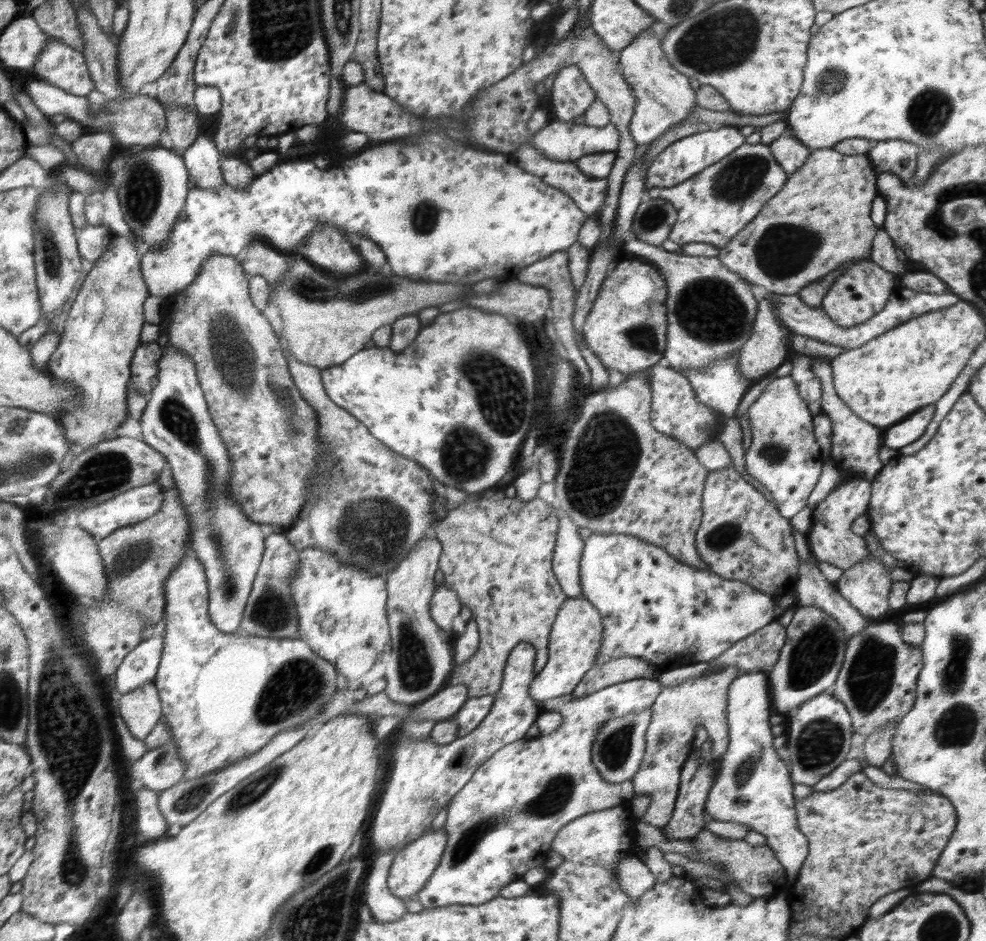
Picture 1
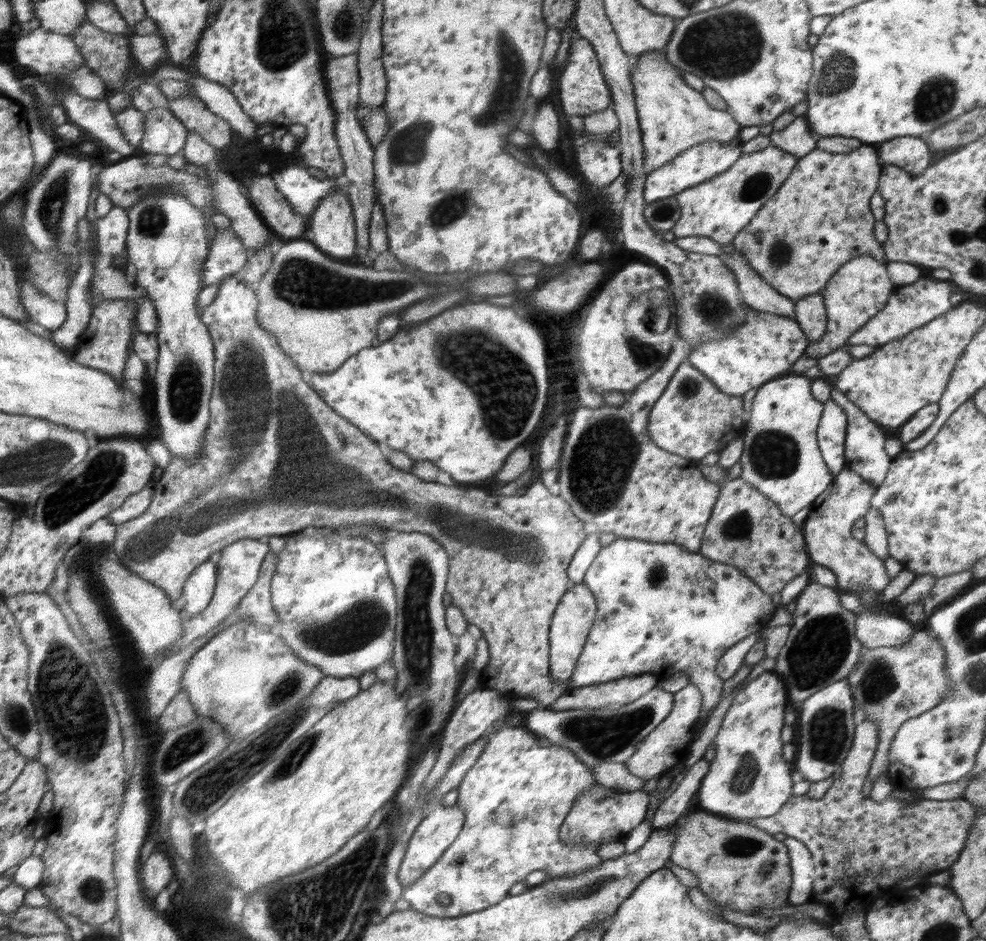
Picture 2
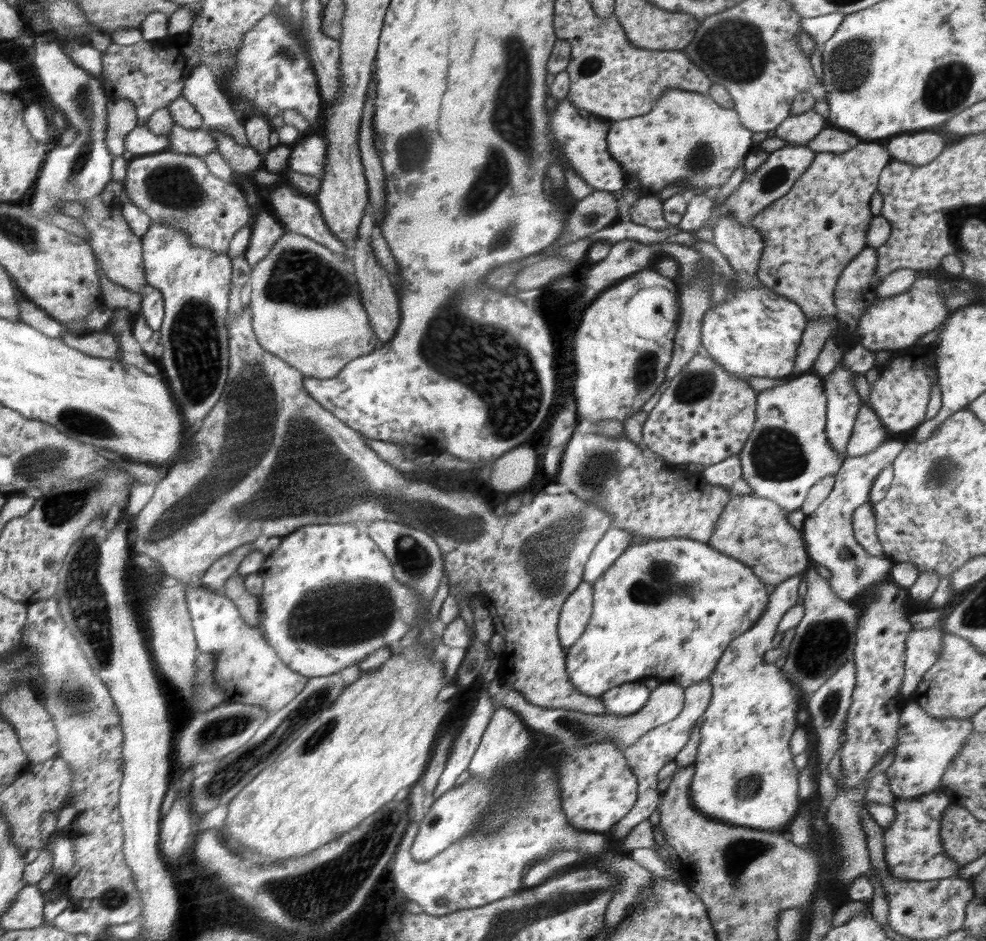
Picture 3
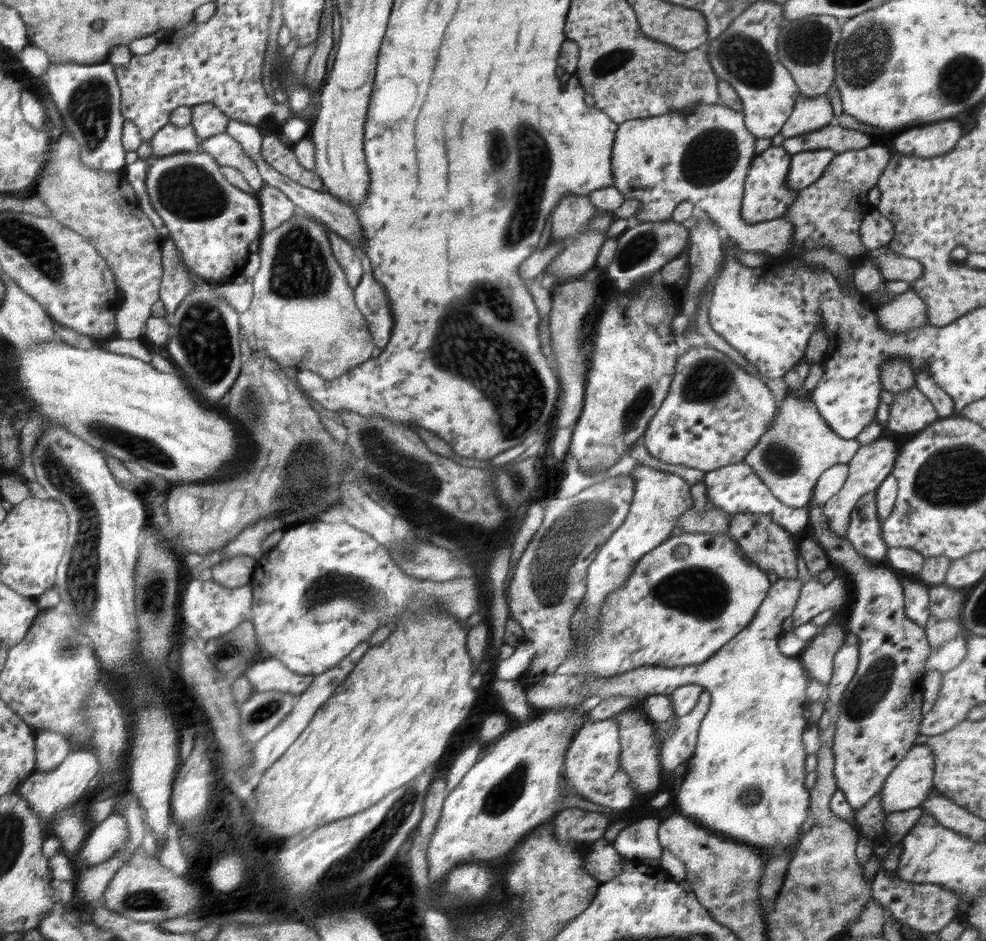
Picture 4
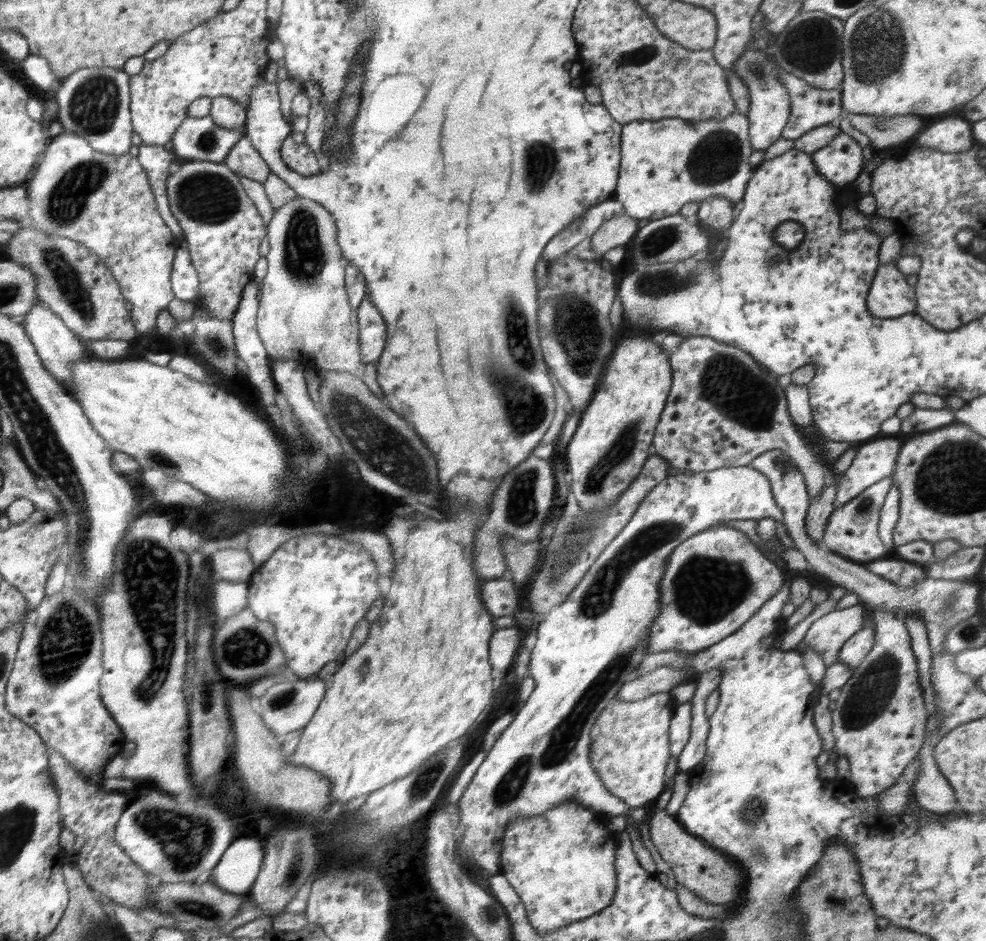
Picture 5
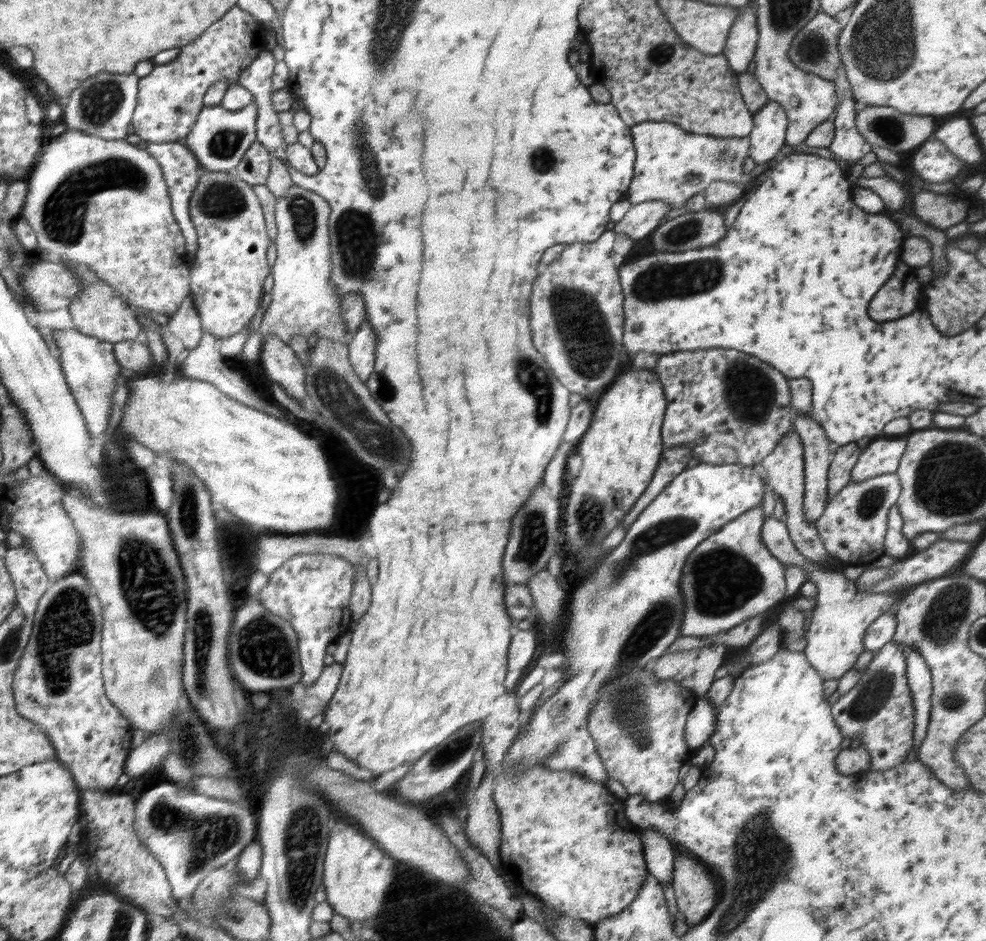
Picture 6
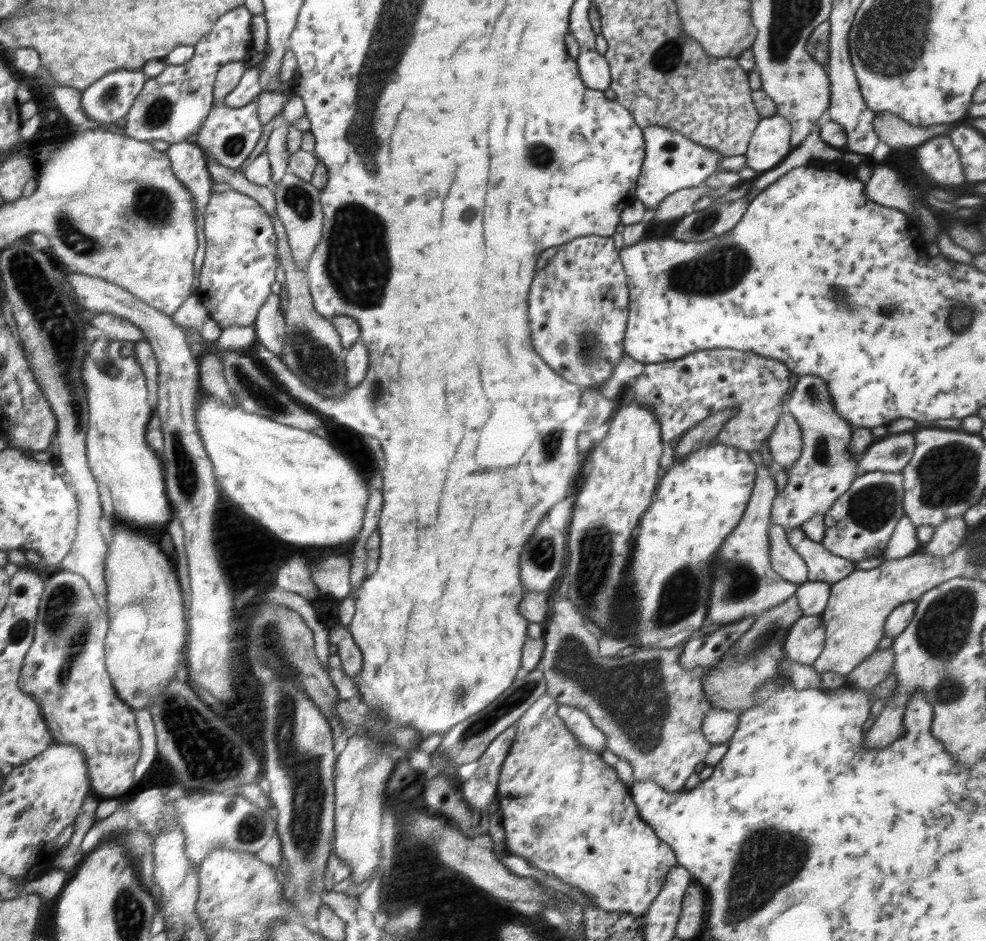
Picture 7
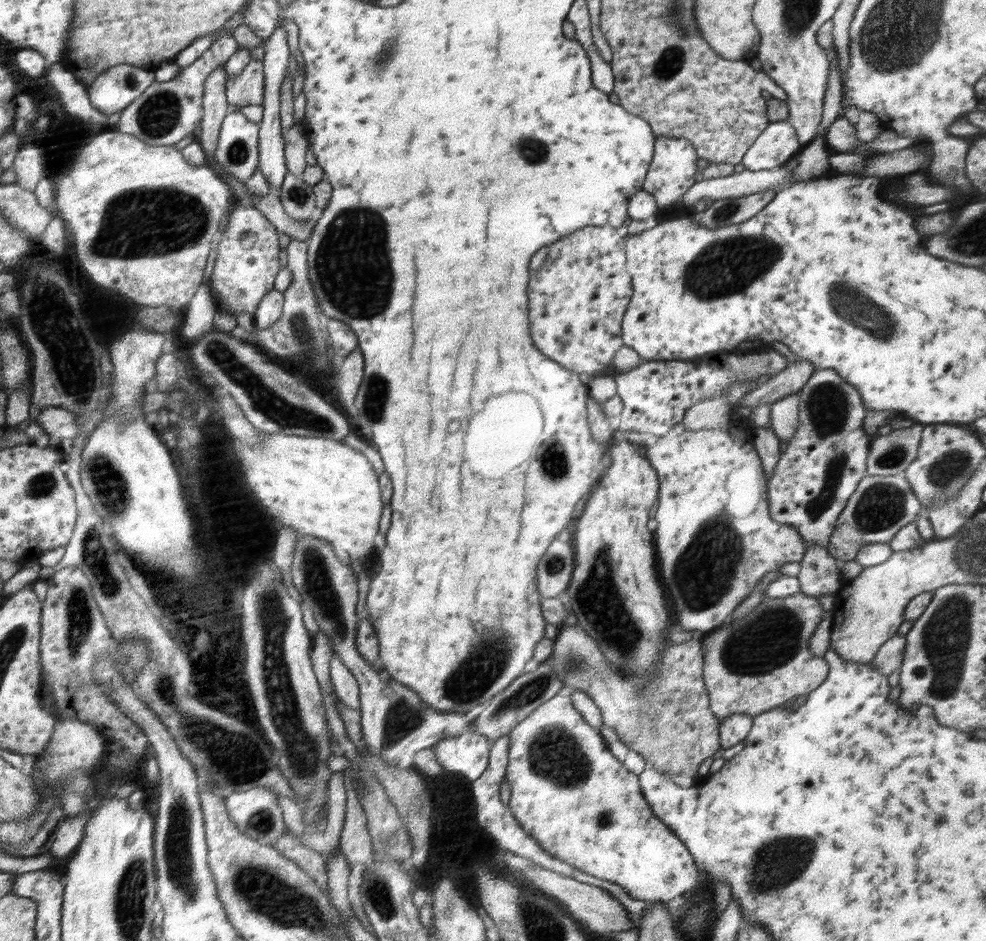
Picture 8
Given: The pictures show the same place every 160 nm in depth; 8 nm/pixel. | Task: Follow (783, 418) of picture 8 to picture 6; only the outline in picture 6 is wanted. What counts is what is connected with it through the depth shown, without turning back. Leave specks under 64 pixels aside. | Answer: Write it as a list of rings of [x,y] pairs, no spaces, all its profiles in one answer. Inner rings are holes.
[[[792,428],[783,440],[780,441],[778,447],[774,448],[774,451],[759,463],[766,470],[768,484],[772,486],[775,495],[784,501],[784,521],[788,527],[789,537],[792,539],[797,551],[803,557],[818,565],[838,561],[828,554],[816,525],[810,522],[805,515],[803,501],[805,495],[805,461],[804,445],[802,445],[800,435]]]

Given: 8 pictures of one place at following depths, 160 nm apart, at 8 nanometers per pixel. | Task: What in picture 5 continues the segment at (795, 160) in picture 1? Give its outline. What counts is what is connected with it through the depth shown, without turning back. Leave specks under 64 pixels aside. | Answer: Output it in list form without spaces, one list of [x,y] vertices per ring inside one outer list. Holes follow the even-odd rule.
[[[777,66],[779,77],[791,98],[791,112],[782,138],[796,140],[820,125],[836,123],[842,112],[841,89],[822,90]]]

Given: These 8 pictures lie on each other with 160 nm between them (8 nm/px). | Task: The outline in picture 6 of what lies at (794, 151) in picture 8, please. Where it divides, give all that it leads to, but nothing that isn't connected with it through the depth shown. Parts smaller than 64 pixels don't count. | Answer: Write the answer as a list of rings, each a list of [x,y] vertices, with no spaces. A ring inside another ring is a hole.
[[[768,99],[766,106],[753,114],[753,127],[749,134],[749,157],[756,164],[769,162],[785,146],[788,119],[780,104]]]

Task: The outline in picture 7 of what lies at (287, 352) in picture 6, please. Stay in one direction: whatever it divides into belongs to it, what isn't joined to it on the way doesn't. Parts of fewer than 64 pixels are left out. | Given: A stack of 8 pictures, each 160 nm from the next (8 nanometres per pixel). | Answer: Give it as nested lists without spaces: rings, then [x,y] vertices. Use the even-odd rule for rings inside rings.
[[[271,294],[252,326],[256,342],[264,344],[266,350],[280,358],[284,349],[284,314],[280,311],[280,295]]]

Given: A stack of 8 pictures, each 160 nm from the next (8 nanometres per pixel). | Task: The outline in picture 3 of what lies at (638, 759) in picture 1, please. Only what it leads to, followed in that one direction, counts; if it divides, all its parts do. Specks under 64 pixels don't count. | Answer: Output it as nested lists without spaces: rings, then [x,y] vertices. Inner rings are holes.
[[[496,678],[489,684],[488,692],[491,694],[493,705],[495,708],[506,707],[521,717],[524,725],[534,728],[538,732],[550,738],[554,737],[560,740],[563,746],[578,746],[587,742],[603,742],[603,740],[611,740],[615,742],[618,750],[624,751],[626,747],[632,746],[642,735],[653,728],[660,727],[673,718],[684,706],[685,688],[680,686],[678,682],[660,683],[654,690],[650,691],[646,704],[634,714],[628,716],[613,715],[610,713],[590,714],[582,711],[568,710],[562,708],[544,708],[532,704],[527,698],[523,697],[521,692],[515,688],[508,686],[507,683],[501,682]]]

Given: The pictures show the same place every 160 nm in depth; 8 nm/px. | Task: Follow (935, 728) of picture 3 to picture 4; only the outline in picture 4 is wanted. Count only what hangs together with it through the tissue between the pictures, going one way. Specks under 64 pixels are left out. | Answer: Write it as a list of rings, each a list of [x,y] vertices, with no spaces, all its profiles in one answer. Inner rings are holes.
[[[920,740],[918,744],[910,748],[892,769],[892,772],[887,774],[884,786],[880,789],[880,804],[882,804],[882,810],[884,810],[885,814],[917,808],[924,803],[924,800],[928,797],[928,793],[934,787],[932,781],[935,771],[934,762],[934,753],[923,740]]]

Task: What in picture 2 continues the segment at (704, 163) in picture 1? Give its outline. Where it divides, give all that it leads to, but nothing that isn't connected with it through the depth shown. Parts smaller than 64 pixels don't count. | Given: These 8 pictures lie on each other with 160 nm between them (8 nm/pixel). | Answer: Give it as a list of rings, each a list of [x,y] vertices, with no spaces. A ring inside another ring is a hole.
[[[706,141],[695,144],[686,150],[680,151],[672,160],[659,166],[647,175],[643,190],[643,197],[646,204],[656,202],[660,199],[674,197],[675,194],[702,184],[705,180],[710,180],[713,176],[727,171],[732,164],[739,159],[741,147],[718,141]]]

